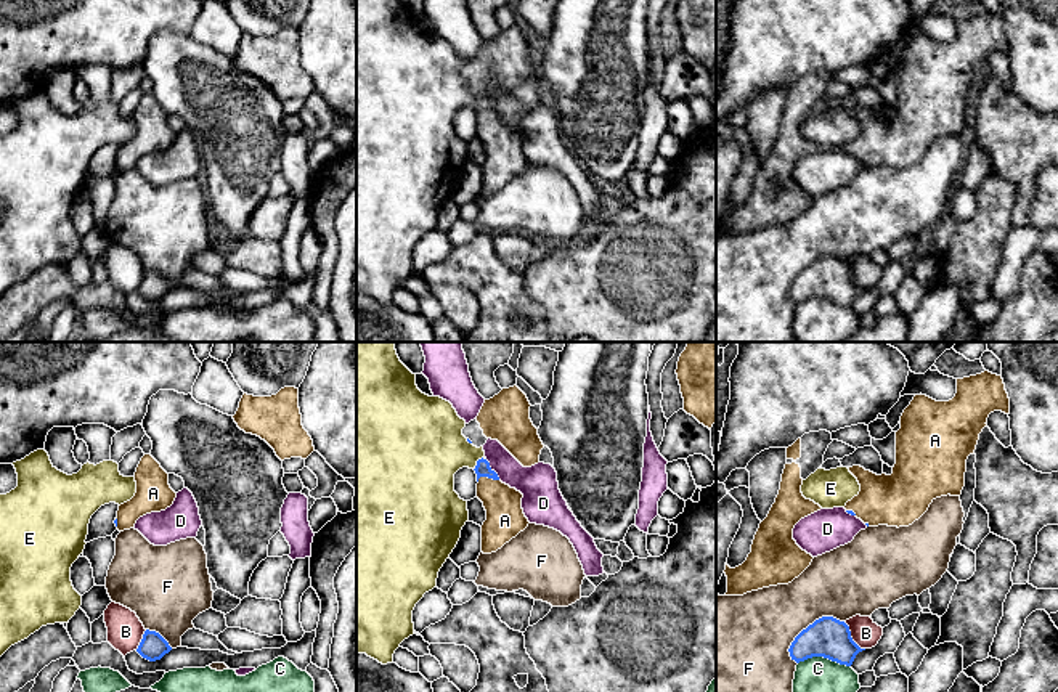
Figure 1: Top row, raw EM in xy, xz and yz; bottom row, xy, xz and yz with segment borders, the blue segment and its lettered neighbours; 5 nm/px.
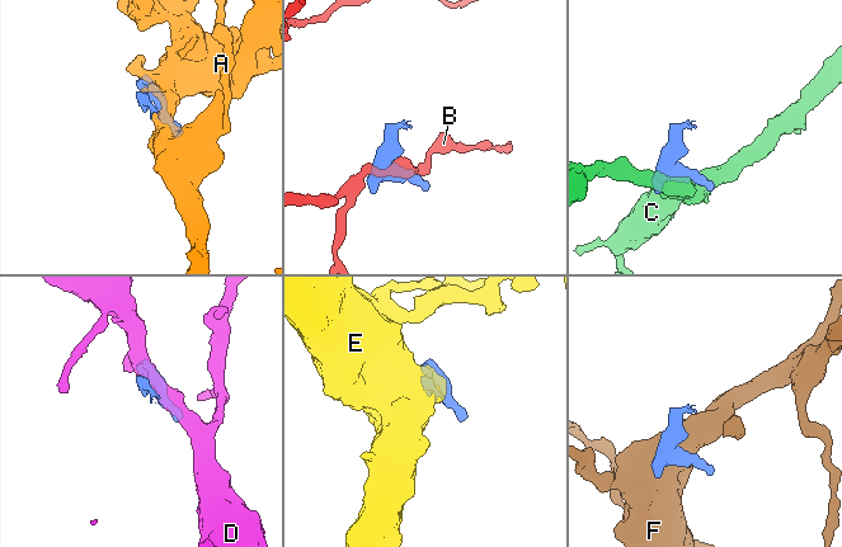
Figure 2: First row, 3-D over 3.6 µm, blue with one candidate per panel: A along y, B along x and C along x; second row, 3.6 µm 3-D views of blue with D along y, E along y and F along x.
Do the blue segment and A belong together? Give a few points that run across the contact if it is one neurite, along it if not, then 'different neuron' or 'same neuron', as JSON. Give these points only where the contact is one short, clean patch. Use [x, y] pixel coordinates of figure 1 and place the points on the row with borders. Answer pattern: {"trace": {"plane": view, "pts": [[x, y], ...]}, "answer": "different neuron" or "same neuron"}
{"trace": {"plane": "xz", "pts": [[482, 469], [488, 477], [504, 521]]}, "answer": "same neuron"}

